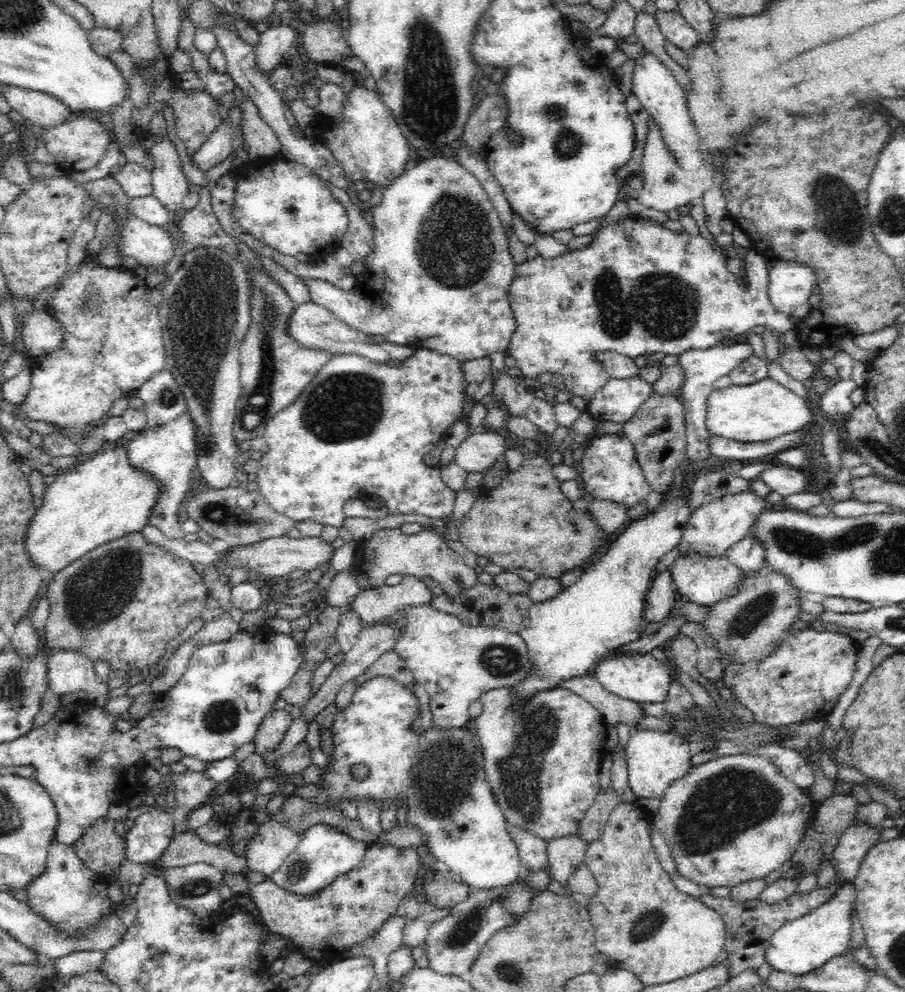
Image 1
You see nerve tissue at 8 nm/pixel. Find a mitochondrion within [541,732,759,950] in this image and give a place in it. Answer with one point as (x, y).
(648, 925)

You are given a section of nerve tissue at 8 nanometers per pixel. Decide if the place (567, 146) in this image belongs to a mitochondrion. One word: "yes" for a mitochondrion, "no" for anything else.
yes

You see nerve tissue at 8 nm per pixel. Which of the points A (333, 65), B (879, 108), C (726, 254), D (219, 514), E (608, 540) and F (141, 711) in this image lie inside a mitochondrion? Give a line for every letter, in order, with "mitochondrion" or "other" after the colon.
A: other
B: other
C: other
D: mitochondrion
E: other
F: other

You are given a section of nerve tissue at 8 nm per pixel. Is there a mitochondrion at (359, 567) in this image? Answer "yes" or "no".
no

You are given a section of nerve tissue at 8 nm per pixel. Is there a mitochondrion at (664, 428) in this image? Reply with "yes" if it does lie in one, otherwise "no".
no

